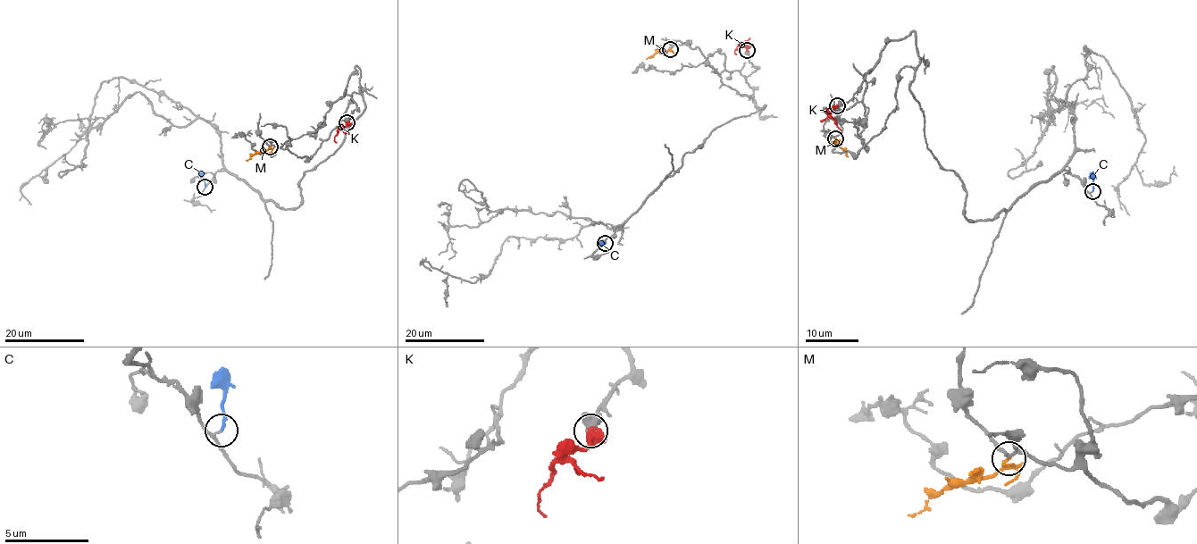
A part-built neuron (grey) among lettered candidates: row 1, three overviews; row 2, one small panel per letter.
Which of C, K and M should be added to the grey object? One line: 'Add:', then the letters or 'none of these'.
Add: C, K

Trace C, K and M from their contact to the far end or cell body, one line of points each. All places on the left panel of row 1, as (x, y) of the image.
C: (205, 186), (202, 171)
K: (347, 122), (335, 137), (336, 142)
M: (270, 146), (246, 160)

